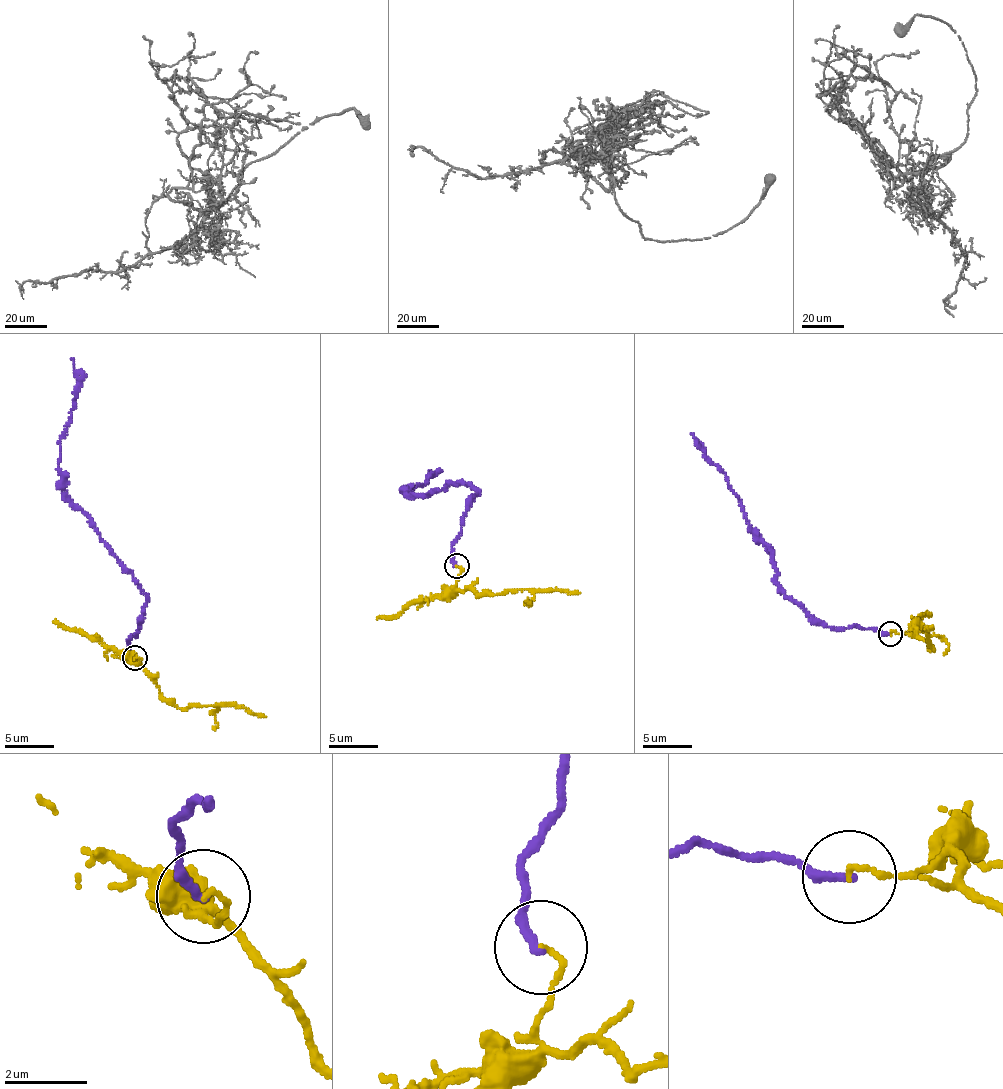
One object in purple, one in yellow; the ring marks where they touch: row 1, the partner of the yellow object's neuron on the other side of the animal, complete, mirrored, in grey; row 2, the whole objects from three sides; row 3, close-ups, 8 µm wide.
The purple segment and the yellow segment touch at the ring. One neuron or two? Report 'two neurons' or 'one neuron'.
two neurons

